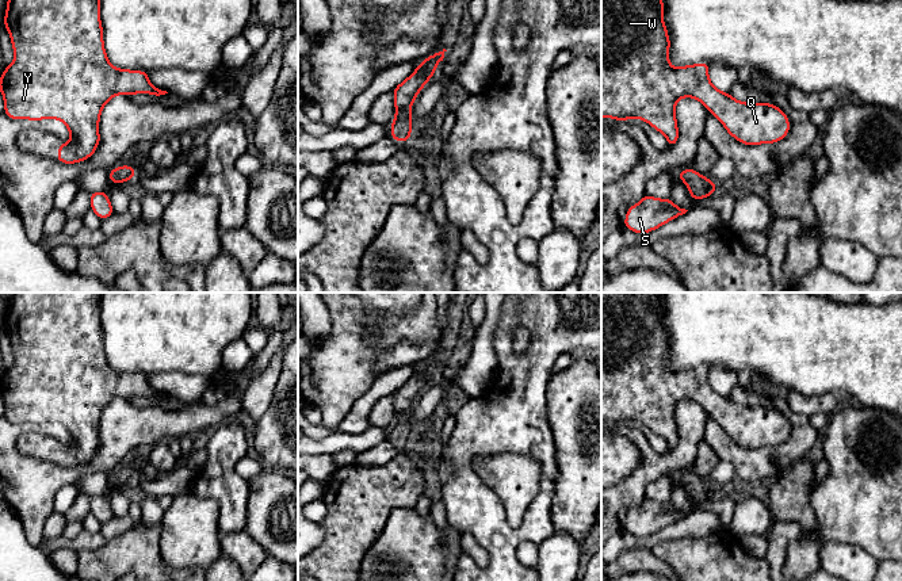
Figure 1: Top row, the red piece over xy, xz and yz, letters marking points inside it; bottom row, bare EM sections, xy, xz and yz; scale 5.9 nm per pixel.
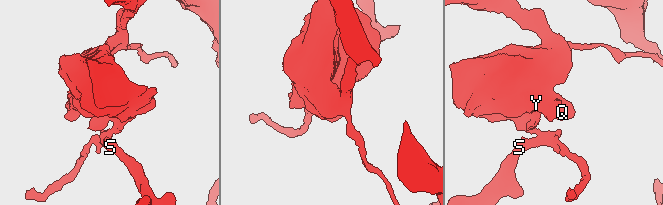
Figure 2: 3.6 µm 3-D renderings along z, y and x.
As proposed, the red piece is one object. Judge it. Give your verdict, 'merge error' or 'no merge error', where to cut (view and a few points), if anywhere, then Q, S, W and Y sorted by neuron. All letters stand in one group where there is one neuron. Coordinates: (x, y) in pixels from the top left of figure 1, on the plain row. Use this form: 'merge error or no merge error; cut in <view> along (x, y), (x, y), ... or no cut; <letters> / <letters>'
no merge error; no cut; Q S W Y

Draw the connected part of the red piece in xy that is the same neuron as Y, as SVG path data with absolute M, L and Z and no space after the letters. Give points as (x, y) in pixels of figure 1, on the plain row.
M14 293L8 298L3 328L15 363L0 381L4 417L14 424L62 424L72 440L57 454L57 463L62 467L92 460L100 447L100 416L115 398L168 397L150 387L148 375L116 372L108 364L100 324L102 294Z

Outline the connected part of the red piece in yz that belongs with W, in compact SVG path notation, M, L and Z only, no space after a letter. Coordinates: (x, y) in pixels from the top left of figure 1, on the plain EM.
M601 293L601 421L628 424L638 421L662 436L668 450L679 446L679 429L674 417L681 401L697 402L711 418L716 420L727 436L744 448L775 447L790 436L790 423L772 406L745 406L729 395L716 393L708 381L708 366L673 371L669 367L670 341L662 321L664 305L660 293Z

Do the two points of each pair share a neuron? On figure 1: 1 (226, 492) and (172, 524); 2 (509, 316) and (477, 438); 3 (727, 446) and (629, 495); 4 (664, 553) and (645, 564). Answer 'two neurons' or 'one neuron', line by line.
1: two neurons
2: one neuron
3: two neurons
4: two neurons

